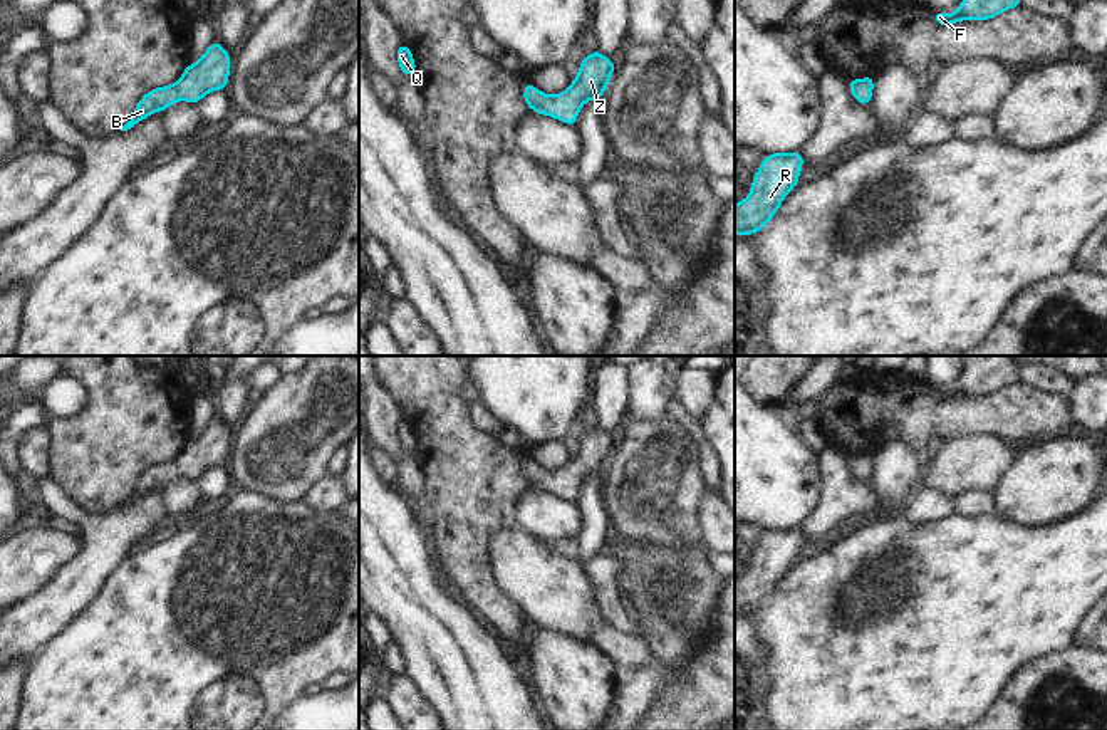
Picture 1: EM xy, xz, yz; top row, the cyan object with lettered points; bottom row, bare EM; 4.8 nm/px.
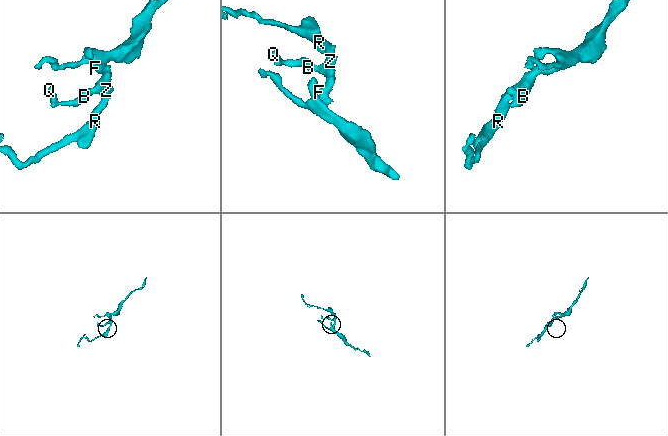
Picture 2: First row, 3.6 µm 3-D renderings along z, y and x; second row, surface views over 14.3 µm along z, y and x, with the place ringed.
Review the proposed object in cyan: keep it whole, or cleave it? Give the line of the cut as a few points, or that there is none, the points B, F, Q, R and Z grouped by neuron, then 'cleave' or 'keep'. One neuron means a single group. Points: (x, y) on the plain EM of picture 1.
no cut | B F Q R Z | keep

